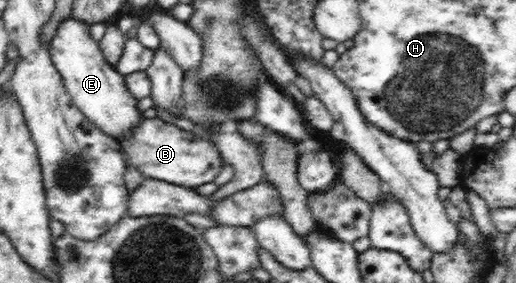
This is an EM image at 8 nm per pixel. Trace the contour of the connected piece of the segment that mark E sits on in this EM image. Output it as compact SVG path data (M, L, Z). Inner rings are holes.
M71 16L61 21L50 42L49 54L75 108L79 108L86 119L109 138L126 138L143 119L143 114L137 110L138 100L125 85L125 76L105 60L99 43L91 38L89 27L89 24Z

